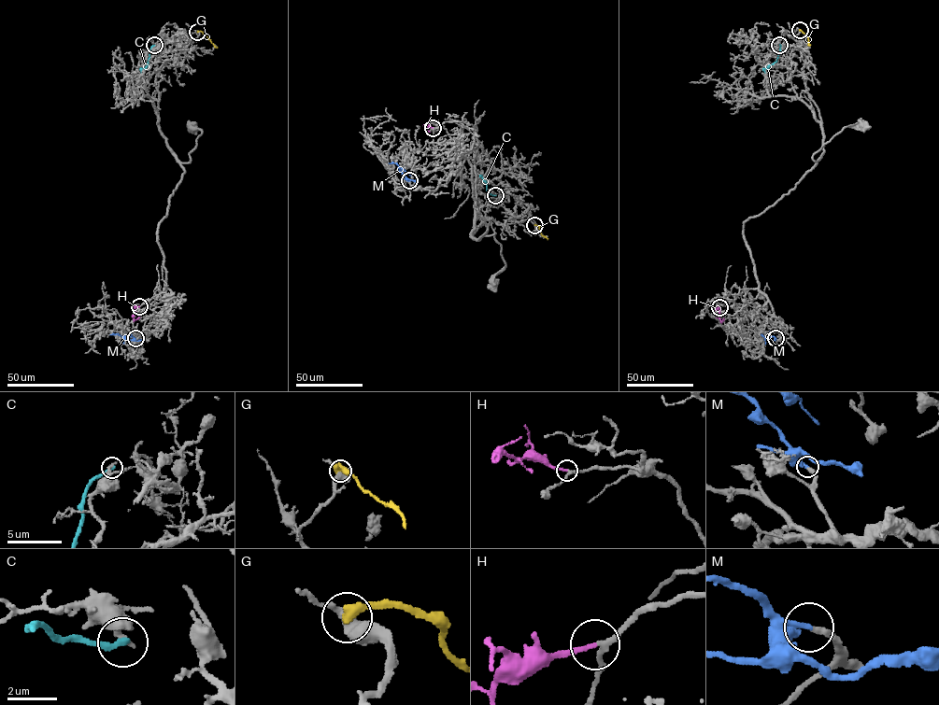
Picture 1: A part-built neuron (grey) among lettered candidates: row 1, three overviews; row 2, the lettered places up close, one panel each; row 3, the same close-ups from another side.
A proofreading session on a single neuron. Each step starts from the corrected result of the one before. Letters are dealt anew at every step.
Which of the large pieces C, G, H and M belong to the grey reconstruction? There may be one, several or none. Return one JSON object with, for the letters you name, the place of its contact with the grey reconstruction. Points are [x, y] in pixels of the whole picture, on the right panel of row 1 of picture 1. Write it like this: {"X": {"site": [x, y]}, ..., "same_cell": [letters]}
{"H": {"site": [719, 307]}, "M": {"site": [775, 338]}, "same_cell": ["H", "M"]}

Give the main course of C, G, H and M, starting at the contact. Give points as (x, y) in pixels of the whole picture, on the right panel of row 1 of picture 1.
C: (779, 44), (777, 60), (765, 68), (764, 73)
G: (800, 30), (807, 35), (810, 45)
H: (719, 307), (718, 318), (723, 321), (724, 318)
M: (775, 338), (763, 335)

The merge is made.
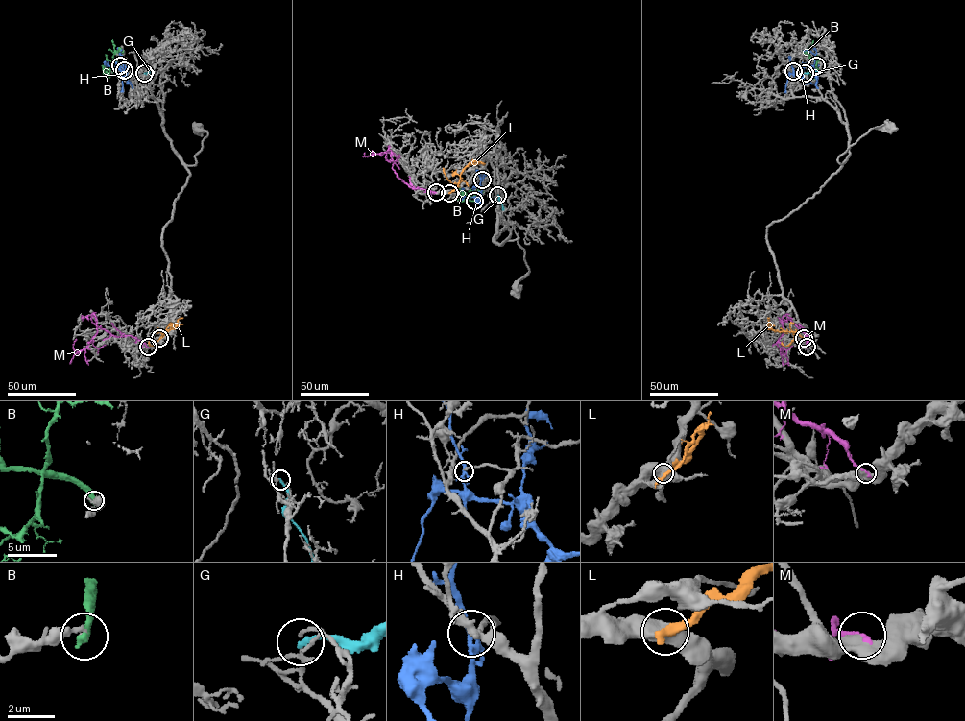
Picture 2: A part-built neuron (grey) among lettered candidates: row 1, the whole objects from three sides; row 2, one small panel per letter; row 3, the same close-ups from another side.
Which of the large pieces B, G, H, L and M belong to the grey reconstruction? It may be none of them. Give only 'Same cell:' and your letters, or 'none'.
Same cell: none

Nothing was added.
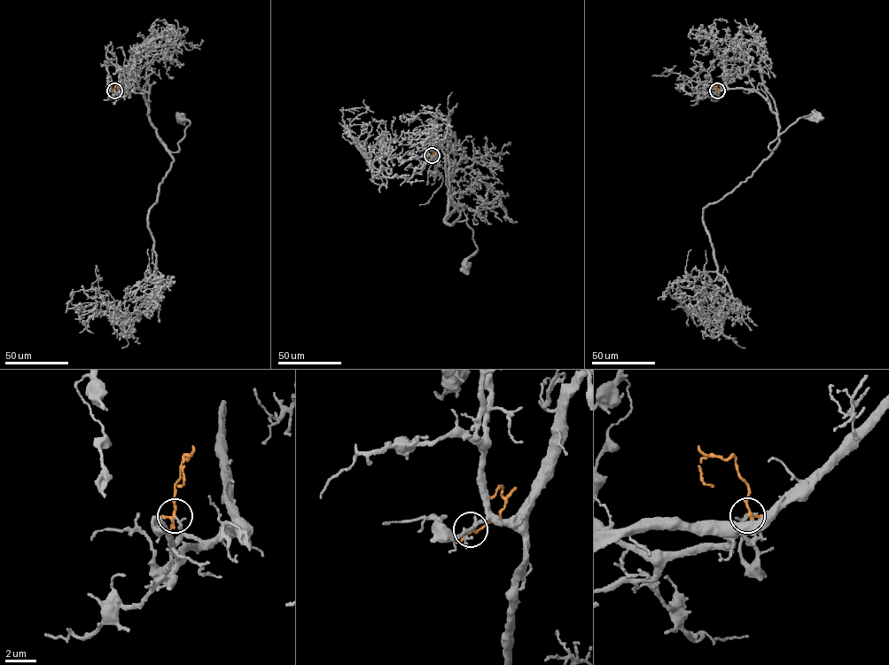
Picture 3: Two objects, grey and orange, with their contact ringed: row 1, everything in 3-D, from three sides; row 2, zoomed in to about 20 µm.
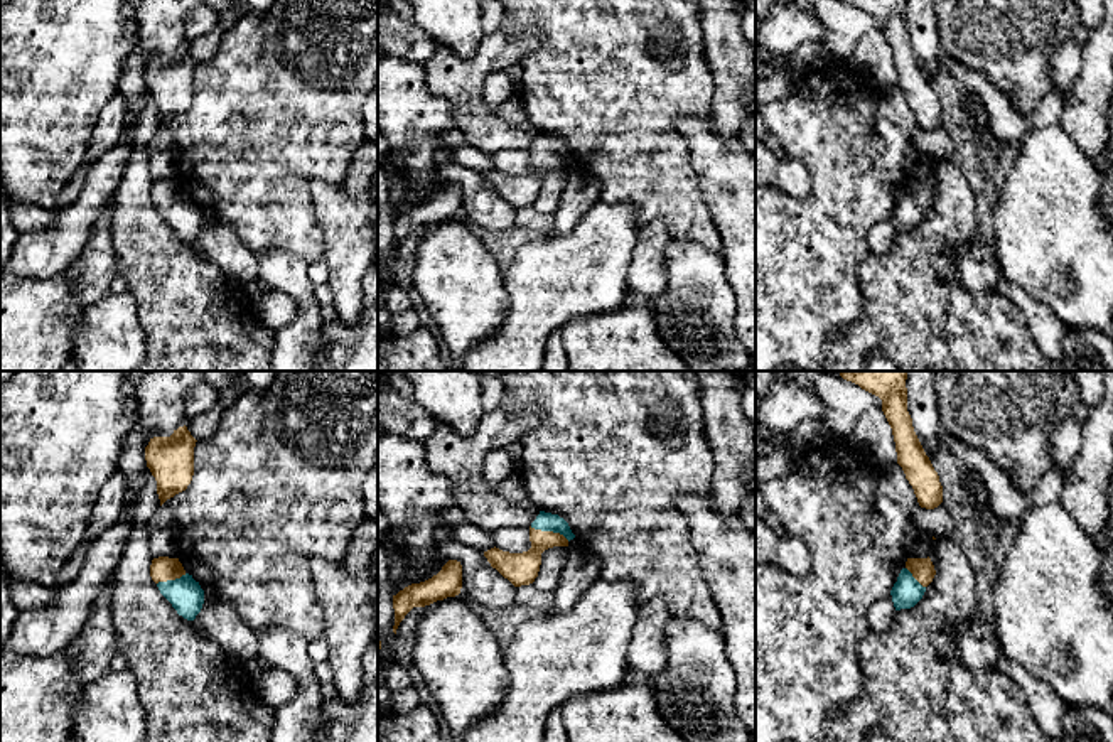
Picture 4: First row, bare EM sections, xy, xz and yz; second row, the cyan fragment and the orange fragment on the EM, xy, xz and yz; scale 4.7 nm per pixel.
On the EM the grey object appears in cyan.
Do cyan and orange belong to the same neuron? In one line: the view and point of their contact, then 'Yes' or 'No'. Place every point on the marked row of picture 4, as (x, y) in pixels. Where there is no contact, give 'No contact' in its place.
Touches cyan at xz (550, 530). Yes

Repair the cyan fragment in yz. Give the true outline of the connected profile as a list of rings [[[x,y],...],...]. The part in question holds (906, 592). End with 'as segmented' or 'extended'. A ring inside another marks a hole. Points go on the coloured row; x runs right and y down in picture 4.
[[[907,558],[890,595],[895,610],[914,607],[924,595],[926,587],[936,575],[931,558]]]; extended

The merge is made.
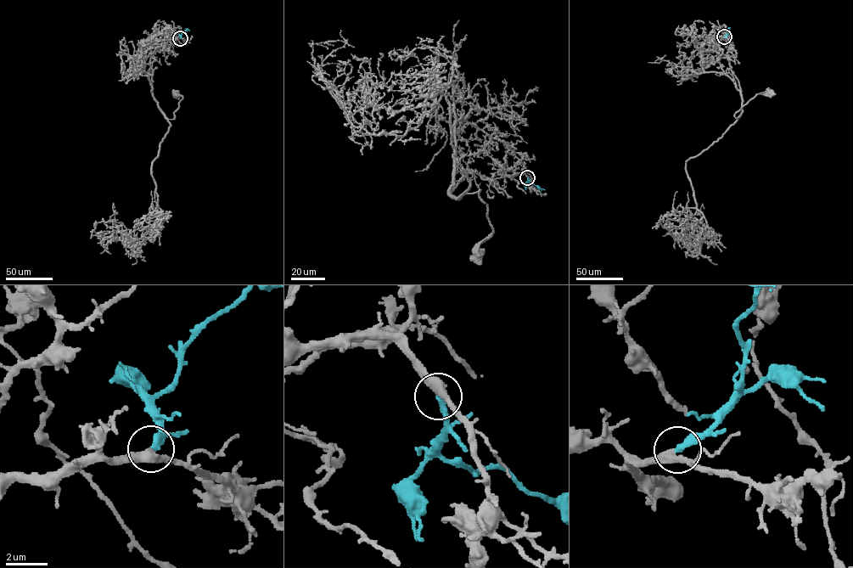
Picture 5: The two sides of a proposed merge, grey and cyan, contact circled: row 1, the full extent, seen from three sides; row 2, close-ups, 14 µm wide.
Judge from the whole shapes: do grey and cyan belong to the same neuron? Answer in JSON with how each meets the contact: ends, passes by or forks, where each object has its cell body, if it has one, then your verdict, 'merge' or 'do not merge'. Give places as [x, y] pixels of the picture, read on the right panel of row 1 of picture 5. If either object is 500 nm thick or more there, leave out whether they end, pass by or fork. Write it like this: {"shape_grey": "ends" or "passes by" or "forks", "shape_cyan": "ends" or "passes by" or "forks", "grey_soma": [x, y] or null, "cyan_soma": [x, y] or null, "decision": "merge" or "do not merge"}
{"shape_grey": "passes by", "shape_cyan": "ends", "grey_soma": [770, 92], "cyan_soma": null, "decision": "merge"}

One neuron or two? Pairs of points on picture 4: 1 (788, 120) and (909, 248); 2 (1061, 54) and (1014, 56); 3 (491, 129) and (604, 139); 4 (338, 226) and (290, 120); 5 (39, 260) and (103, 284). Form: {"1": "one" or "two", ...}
{"1": "two", "2": "two", "3": "two", "4": "two", "5": "one"}

